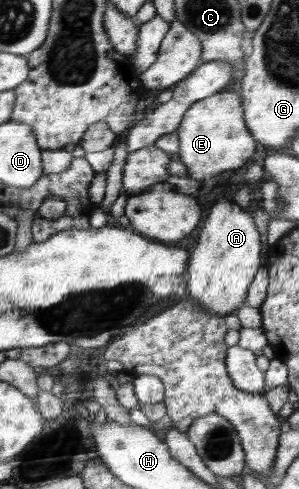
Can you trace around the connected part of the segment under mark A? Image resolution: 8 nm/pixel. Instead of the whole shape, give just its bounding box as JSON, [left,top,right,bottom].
[185,197,261,318]

